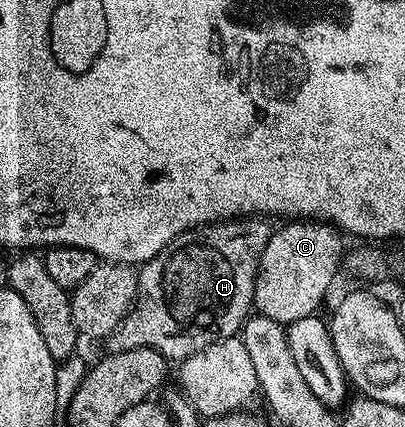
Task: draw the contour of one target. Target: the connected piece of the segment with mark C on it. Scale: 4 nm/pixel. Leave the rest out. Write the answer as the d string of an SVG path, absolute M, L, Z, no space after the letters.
M291 219L280 225L283 226L281 226L280 229L278 226L278 228L272 232L269 243L261 255L261 263L259 264L257 279L255 280L255 299L253 302L253 309L258 316L268 317L269 319L273 319L275 322L277 322L278 325L286 327L288 325L292 325L297 319L305 319L306 317L318 314L320 312L319 304L326 299L327 292L330 291L331 284L334 283L335 276L338 275L339 269L341 273L341 266L345 261L345 248L343 249L342 239L344 240L344 238L341 236L340 230L336 229L333 225L326 224L321 221L309 221L306 219Z

